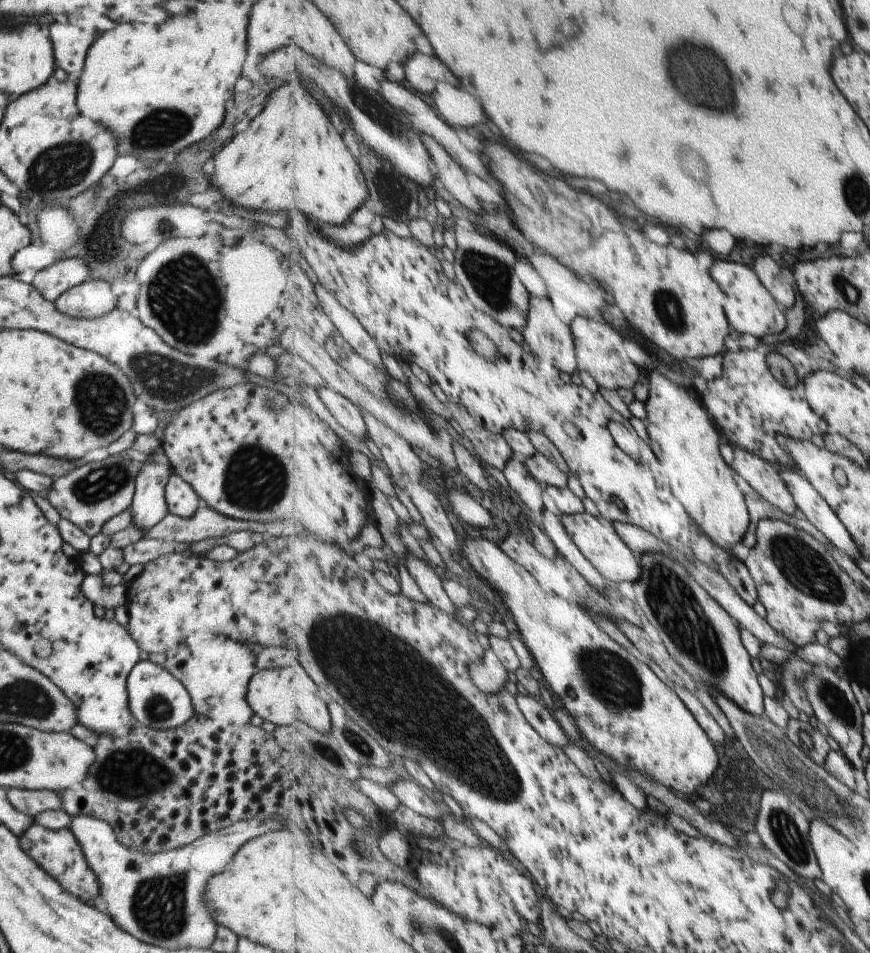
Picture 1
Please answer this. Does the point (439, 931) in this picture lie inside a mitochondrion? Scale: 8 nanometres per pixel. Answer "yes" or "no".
yes

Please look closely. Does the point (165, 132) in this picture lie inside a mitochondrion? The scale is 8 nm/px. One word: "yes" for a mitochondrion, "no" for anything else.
yes

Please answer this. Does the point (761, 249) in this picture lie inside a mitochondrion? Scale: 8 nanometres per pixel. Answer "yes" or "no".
no

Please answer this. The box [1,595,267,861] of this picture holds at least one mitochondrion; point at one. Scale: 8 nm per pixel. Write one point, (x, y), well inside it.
(112, 769)

